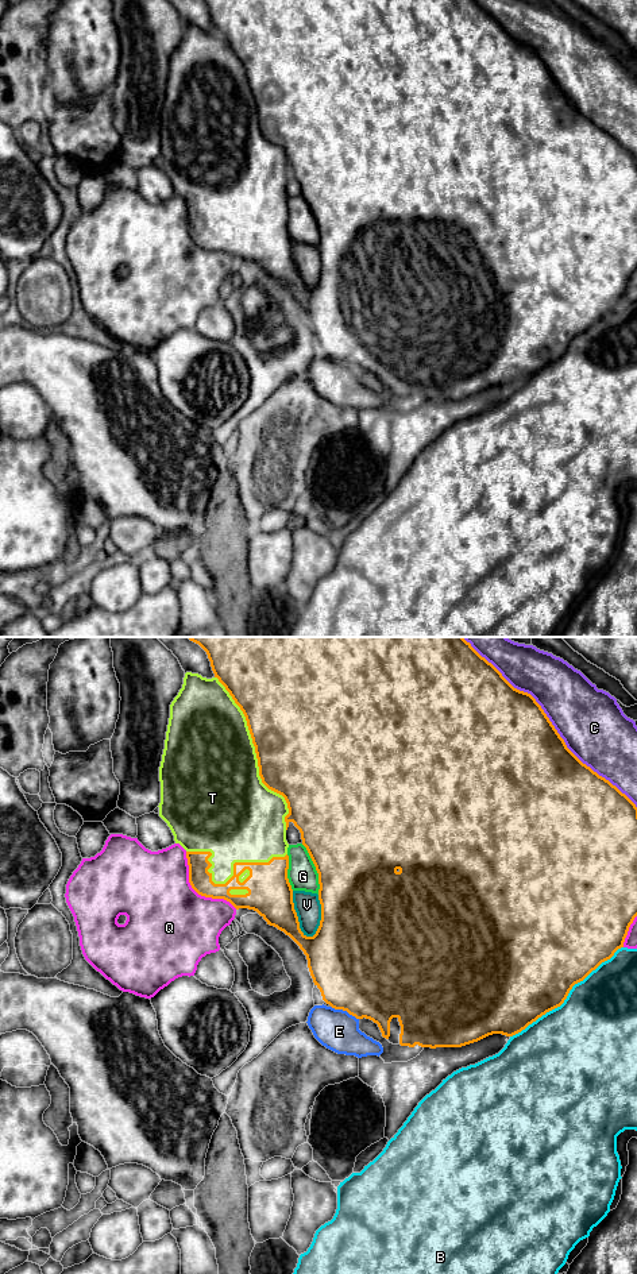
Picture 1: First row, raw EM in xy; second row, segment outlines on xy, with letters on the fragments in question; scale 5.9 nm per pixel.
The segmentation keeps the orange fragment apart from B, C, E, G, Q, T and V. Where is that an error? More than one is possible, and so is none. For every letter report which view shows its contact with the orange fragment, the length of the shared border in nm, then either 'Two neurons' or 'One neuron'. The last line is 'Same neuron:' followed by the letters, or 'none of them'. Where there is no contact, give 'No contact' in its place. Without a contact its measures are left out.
B: Touches orange in xy. Shared border 850 nm. Two neurons
C: Touches orange in xy. Shared border 1350 nm. Two neurons
E: Touches orange in xy. Shared border 190 nm. Two neurons
G: Touches orange in xy. Shared border 320 nm. Two neurons
Q: Touches orange in xy. Shared border 460 nm. Two neurons
T: Touches orange in xy. Shared border 1000 nm. One neuron
V: Touches orange in xy. Shared border 300 nm. Two neurons
Same neuron: T

